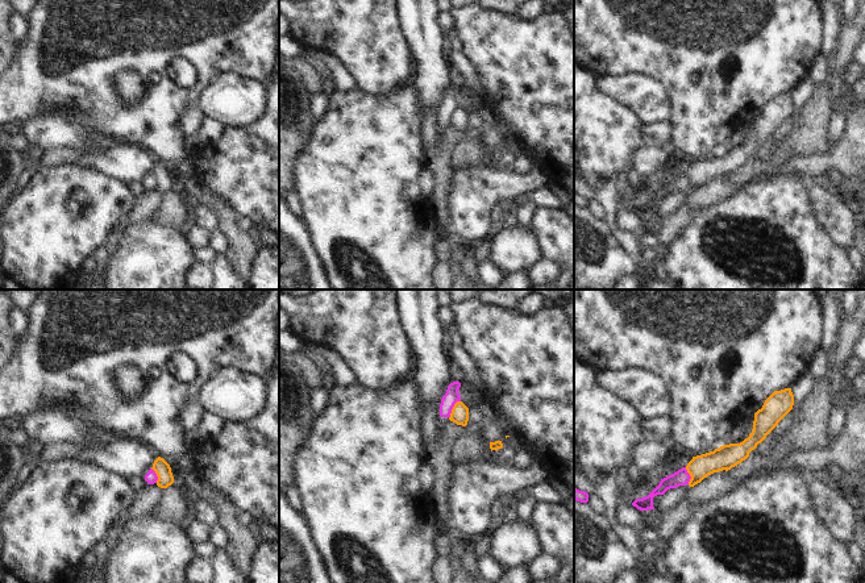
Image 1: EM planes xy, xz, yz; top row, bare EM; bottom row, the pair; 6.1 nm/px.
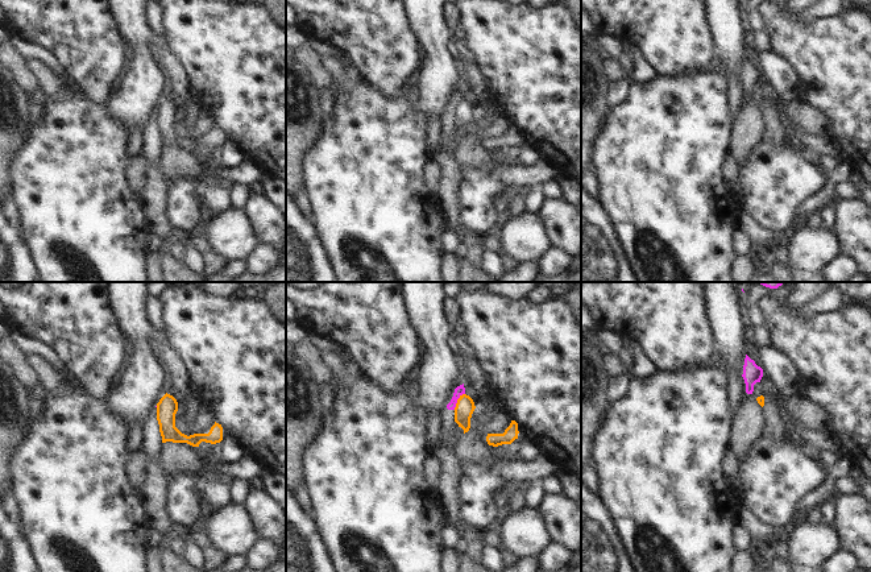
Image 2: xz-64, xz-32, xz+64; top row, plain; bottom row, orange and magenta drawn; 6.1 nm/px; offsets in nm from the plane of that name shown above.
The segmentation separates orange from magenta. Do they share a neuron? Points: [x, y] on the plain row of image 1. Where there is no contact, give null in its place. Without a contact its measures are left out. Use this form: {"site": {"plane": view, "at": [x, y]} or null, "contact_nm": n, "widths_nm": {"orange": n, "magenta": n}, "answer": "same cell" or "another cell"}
{"site": {"plane": "xz", "at": [453, 113]}, "contact_nm": 130, "widths_nm": {"orange": 110, "magenta": 90}, "answer": "another cell"}

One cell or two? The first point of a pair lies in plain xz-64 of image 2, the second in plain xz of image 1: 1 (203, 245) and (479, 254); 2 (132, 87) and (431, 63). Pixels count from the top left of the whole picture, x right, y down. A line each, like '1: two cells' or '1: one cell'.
1: one cell
2: one cell

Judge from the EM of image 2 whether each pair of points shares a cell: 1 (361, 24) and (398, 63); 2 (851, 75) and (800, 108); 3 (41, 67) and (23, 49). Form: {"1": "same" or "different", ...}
{"1": "same", "2": "different", "3": "different"}

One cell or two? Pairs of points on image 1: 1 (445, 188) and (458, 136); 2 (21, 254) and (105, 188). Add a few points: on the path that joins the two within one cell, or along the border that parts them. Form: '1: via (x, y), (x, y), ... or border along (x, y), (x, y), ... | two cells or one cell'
1: via (445, 175), (445, 149) | one cell
2: via (42, 237), (66, 213), (84, 203) | one cell

